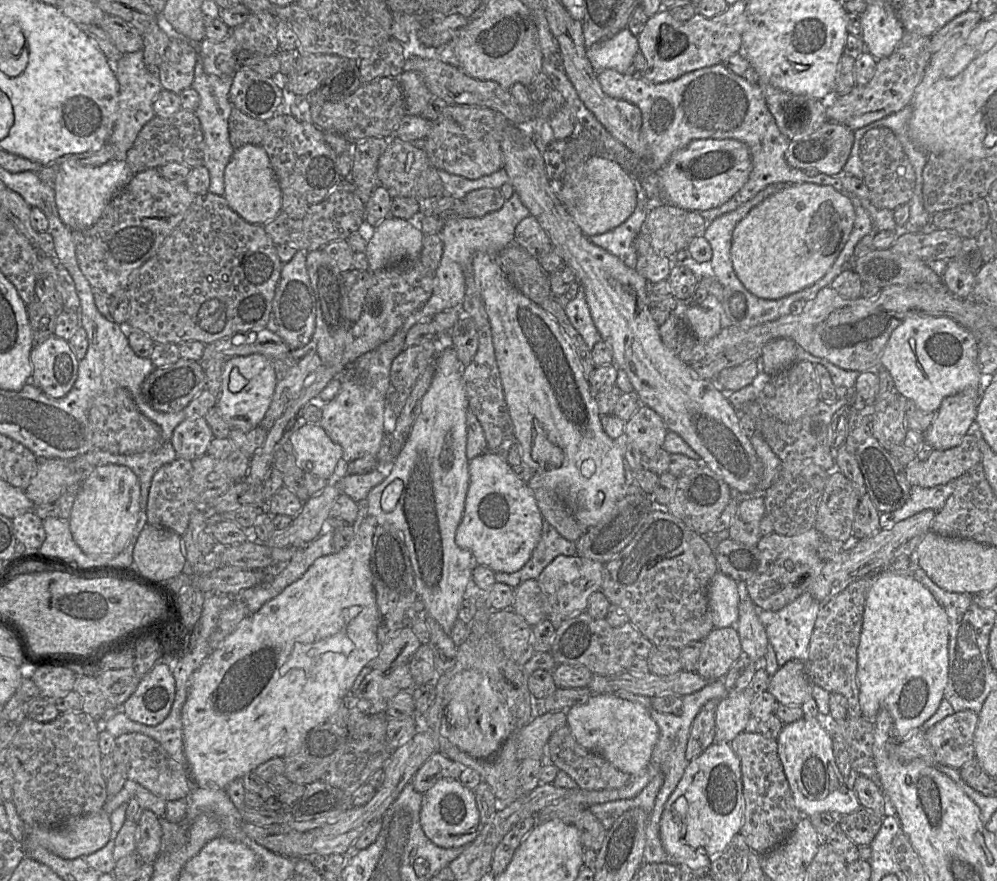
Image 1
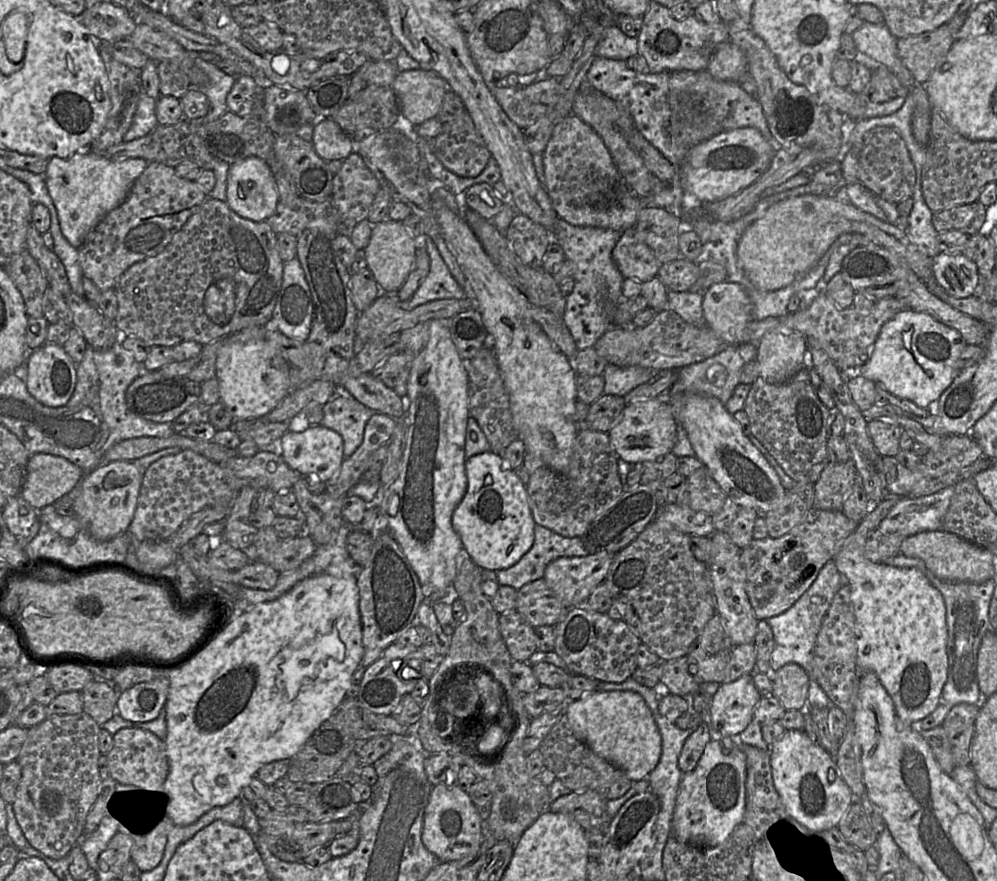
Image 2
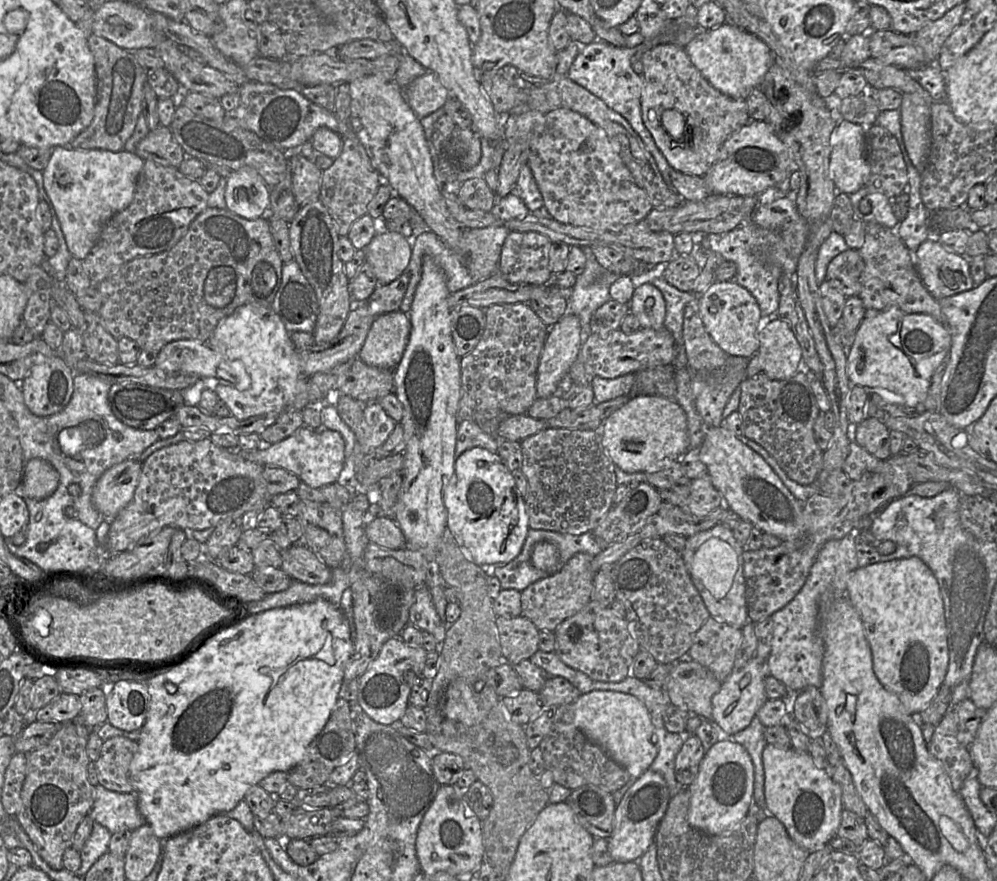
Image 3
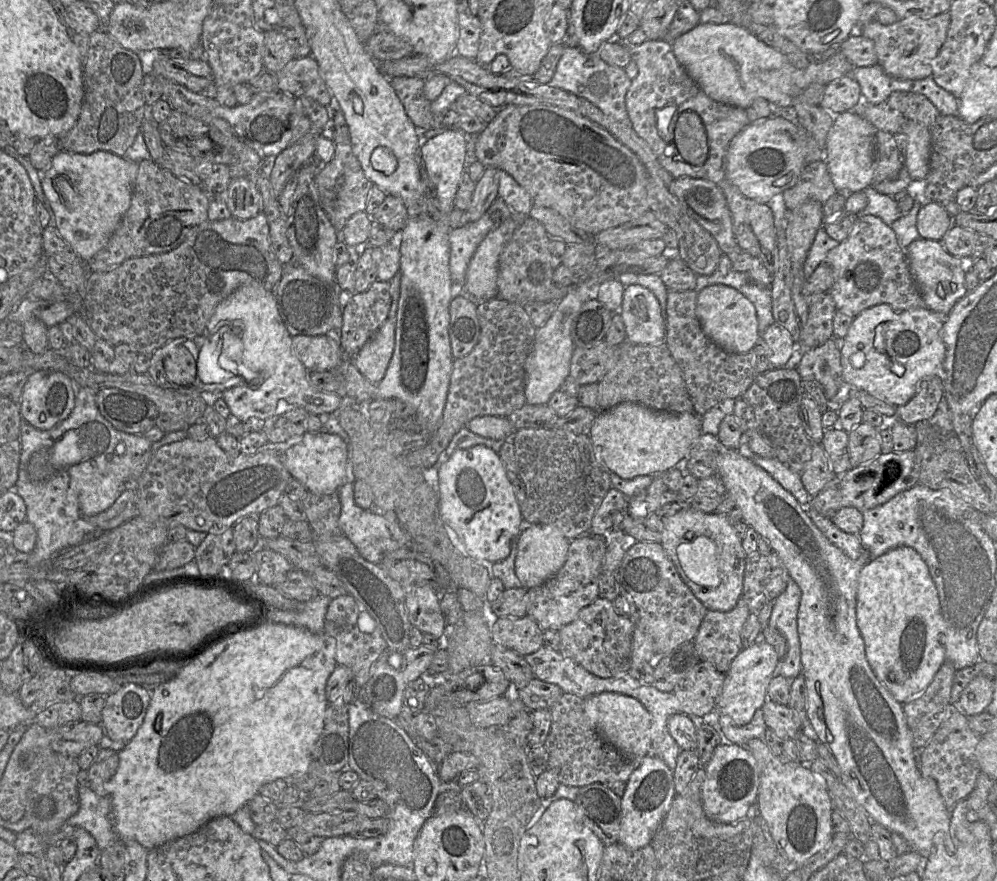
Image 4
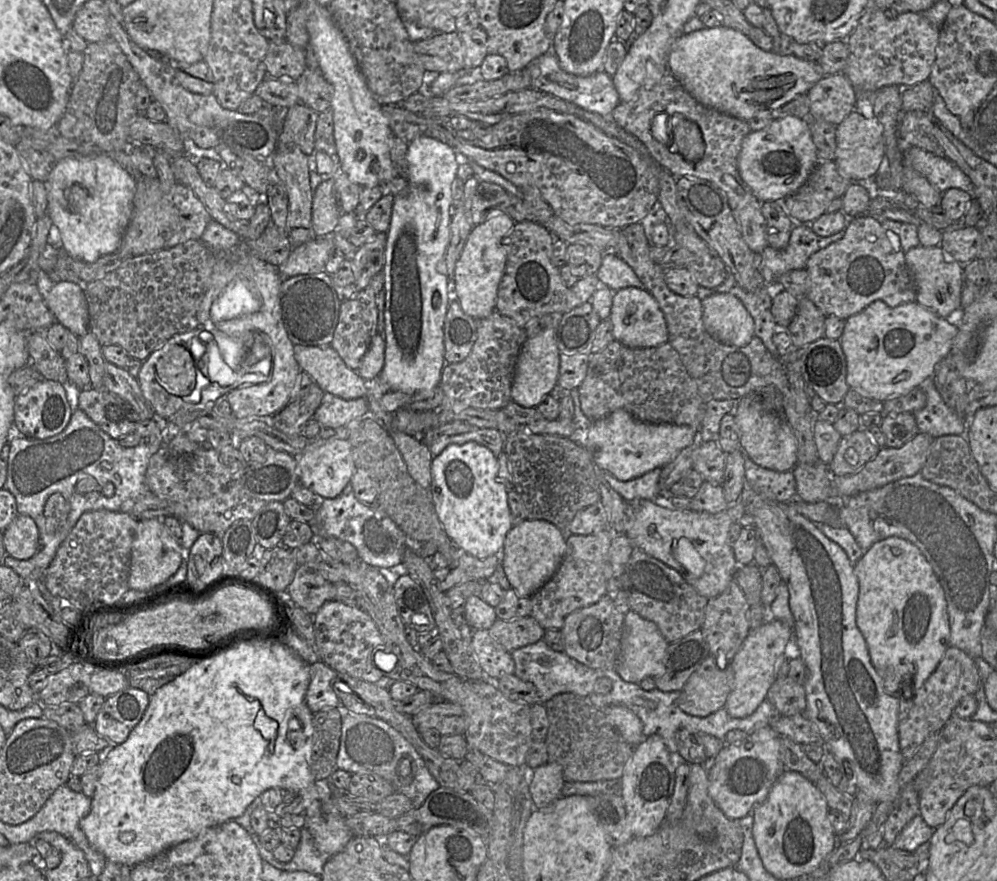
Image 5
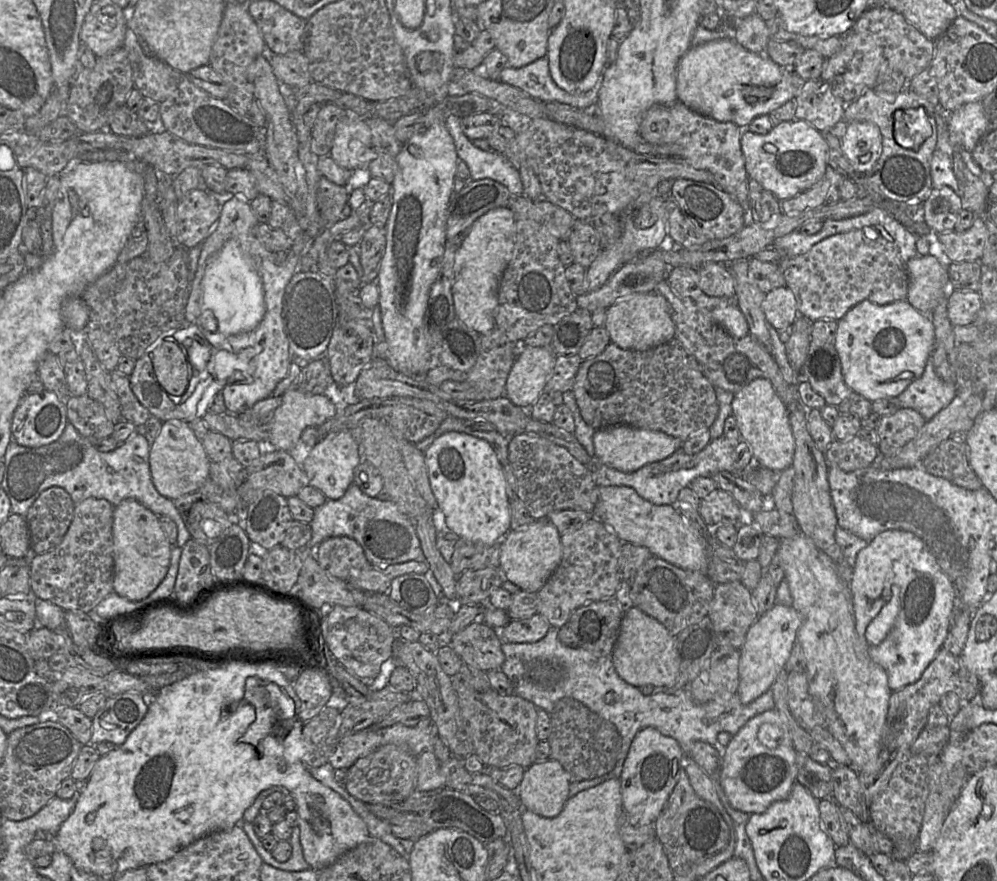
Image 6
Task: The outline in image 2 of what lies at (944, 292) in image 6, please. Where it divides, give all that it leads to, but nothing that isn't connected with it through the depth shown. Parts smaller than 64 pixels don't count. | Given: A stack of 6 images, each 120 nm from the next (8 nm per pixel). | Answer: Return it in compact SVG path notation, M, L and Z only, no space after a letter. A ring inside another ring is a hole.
M940 252L932 258L932 272L937 283L956 298L973 295L981 281L974 261L963 254Z

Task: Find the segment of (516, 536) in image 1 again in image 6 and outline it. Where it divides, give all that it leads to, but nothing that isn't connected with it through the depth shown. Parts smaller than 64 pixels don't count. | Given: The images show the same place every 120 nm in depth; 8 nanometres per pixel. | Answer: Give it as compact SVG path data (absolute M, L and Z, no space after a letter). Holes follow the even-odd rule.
M447 432L425 451L425 462L431 489L450 530L460 538L487 545L500 542L508 534L510 503L503 466L487 441L462 432Z

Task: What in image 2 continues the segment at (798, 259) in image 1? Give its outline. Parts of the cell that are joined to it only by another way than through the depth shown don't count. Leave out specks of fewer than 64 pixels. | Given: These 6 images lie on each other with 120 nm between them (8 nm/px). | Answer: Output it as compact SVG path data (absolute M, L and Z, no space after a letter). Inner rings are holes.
M802 195L797 197L788 198L782 201L779 201L773 204L765 214L753 222L751 225L747 227L745 232L743 233L742 237L740 238L738 245L737 245L737 257L741 267L743 268L744 272L746 273L748 279L751 283L761 291L776 291L791 285L795 282L798 278L806 274L813 266L815 266L820 258L826 253L829 249L831 244L842 234L844 233L860 233L861 235L865 235L870 238L877 246L886 248L890 251L897 253L904 262L908 265L908 267L917 275L917 277L921 280L921 282L926 286L927 290L934 295L935 287L940 287L937 283L933 272L932 272L932 258L928 257L927 255L923 255L921 252L918 251L915 245L911 244L905 230L897 227L895 224L890 224L887 221L879 220L878 218L856 208L848 201L843 200L841 198L837 198L835 196L816 196L816 195Z

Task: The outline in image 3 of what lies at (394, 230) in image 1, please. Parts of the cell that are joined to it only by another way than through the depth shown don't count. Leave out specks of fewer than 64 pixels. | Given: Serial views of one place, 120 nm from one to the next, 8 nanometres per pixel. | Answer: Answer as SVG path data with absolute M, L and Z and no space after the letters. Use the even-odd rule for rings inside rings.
M396 232L377 233L363 249L379 284L389 284L408 267L412 247L406 237Z

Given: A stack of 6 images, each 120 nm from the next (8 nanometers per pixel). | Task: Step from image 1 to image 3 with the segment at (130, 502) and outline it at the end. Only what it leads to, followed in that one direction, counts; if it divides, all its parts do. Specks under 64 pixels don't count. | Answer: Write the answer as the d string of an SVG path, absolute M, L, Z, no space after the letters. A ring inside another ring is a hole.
M127 459L107 469L92 491L92 504L106 520L112 520L132 500L142 462Z

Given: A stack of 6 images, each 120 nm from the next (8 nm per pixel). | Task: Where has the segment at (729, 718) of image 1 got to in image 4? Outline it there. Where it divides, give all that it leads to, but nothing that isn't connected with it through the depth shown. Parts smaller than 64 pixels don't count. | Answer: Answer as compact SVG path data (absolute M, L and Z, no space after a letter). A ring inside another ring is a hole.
M763 639L743 648L731 662L726 673L716 711L728 716L735 725L743 726L749 723L755 711L761 708L767 699L768 686L778 662L776 649Z

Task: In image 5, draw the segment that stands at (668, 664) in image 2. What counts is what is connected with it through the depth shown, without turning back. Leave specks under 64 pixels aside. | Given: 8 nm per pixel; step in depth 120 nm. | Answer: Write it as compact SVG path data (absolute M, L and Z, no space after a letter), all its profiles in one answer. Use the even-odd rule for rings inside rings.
M709 655L680 690L678 706L689 715L708 716L724 708L732 684L731 663L719 666L716 659Z

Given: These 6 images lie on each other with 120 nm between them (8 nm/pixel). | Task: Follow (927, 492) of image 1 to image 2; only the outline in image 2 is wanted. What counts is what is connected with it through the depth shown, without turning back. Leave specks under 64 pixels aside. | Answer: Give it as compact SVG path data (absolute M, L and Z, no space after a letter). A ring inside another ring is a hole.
M949 486L927 496L902 497L879 523L881 533L900 533L905 537L942 528L954 487Z

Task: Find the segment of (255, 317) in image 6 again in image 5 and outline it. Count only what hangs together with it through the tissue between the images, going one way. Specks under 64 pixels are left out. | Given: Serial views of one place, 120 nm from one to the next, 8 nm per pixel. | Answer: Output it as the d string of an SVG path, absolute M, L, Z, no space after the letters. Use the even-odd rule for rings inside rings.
M244 277L231 279L210 308L213 321L226 321L243 315L252 314L260 309L257 295L249 288Z

